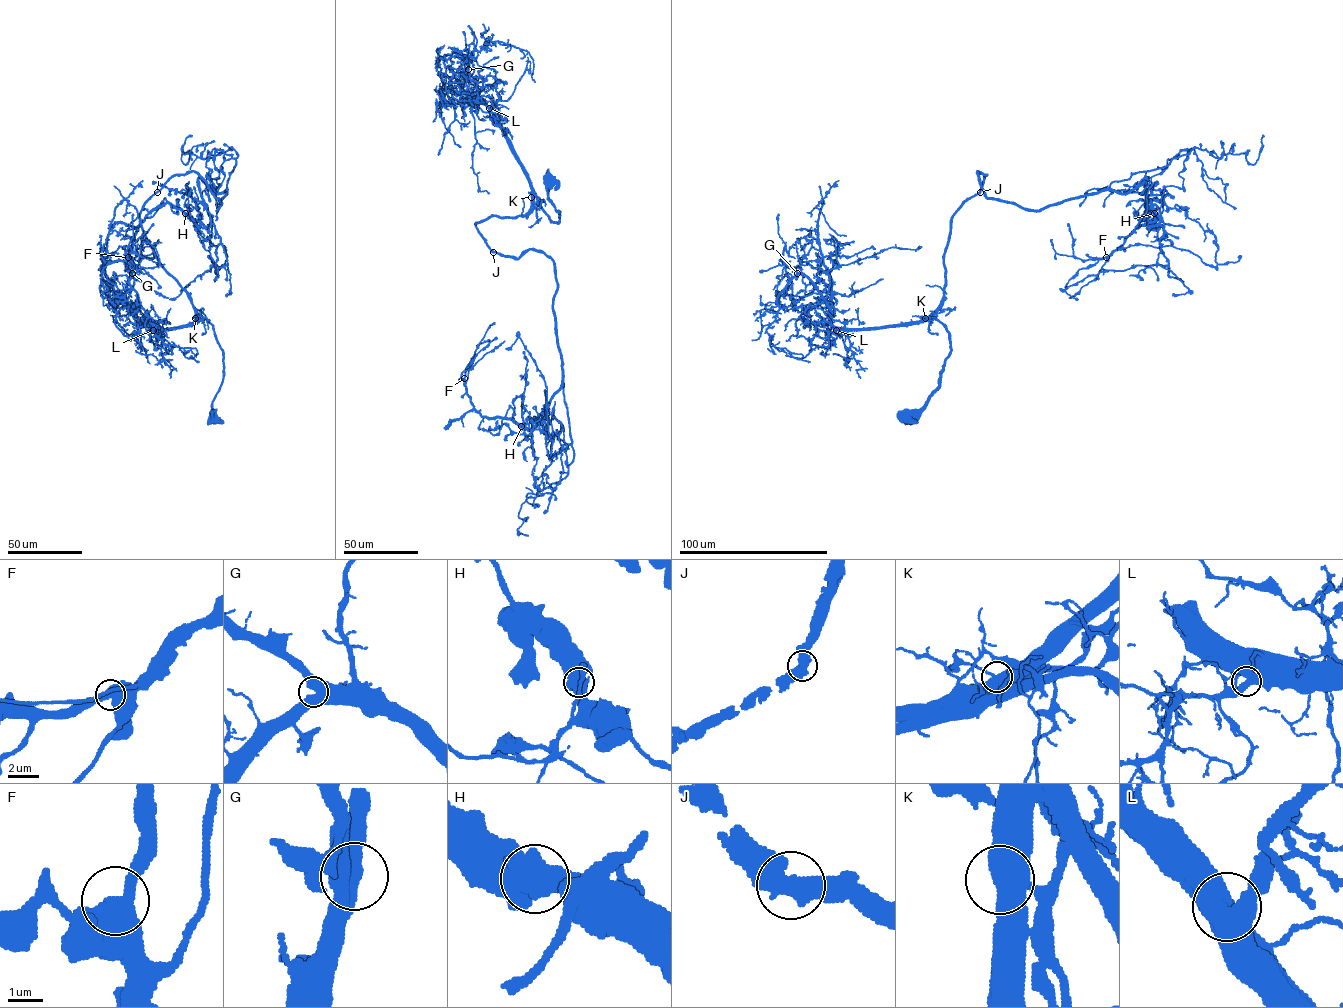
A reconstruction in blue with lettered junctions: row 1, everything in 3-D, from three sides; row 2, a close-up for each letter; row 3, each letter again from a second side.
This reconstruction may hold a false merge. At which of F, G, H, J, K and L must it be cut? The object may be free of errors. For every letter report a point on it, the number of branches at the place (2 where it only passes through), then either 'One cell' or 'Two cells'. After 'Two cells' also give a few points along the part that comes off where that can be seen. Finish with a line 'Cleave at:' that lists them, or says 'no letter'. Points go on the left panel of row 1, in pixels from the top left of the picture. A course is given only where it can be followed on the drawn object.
F: Place: (128, 257). Branches: 2. One cell
G: Place: (132, 273). Branches: 3. One cell
H: Place: (185, 213). Branches: 2. One cell
J: Place: (157, 192). Branches: 2. One cell
K: Place: (195, 318). Branches: 3. One cell
L: Place: (153, 330). Branches: 2. One cell
Cleave at: no letter

